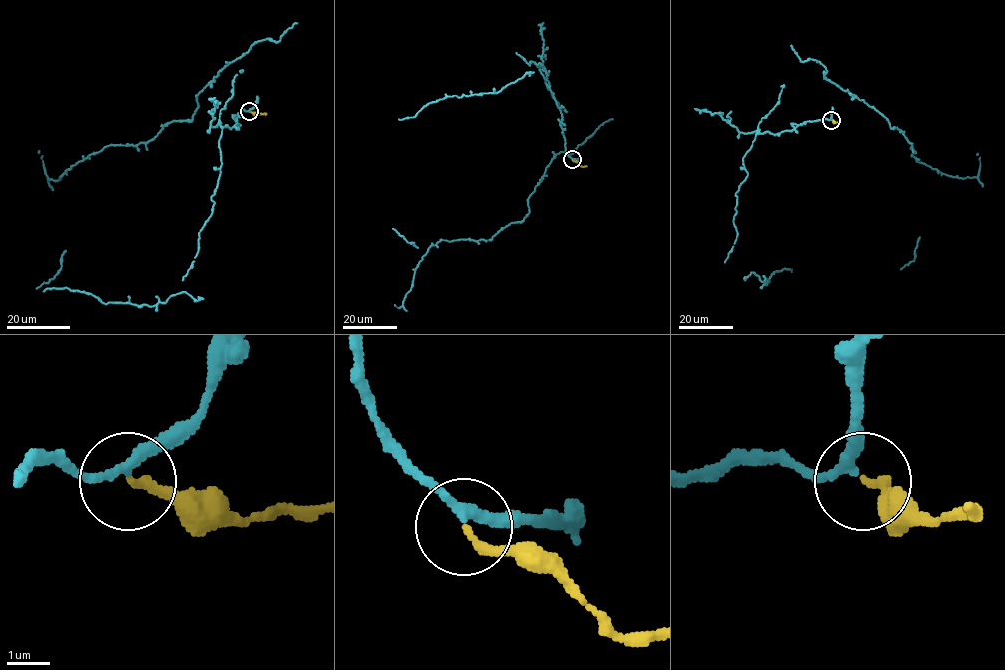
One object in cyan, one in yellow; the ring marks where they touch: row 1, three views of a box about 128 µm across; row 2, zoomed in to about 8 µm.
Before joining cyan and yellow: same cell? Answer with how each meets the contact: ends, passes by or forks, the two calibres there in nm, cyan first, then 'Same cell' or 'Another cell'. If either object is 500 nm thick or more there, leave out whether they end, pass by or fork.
At the ring cyan passes by. At the ring yellow ends. Thickness 240 nm (cyan) against 200 nm. Same cell

